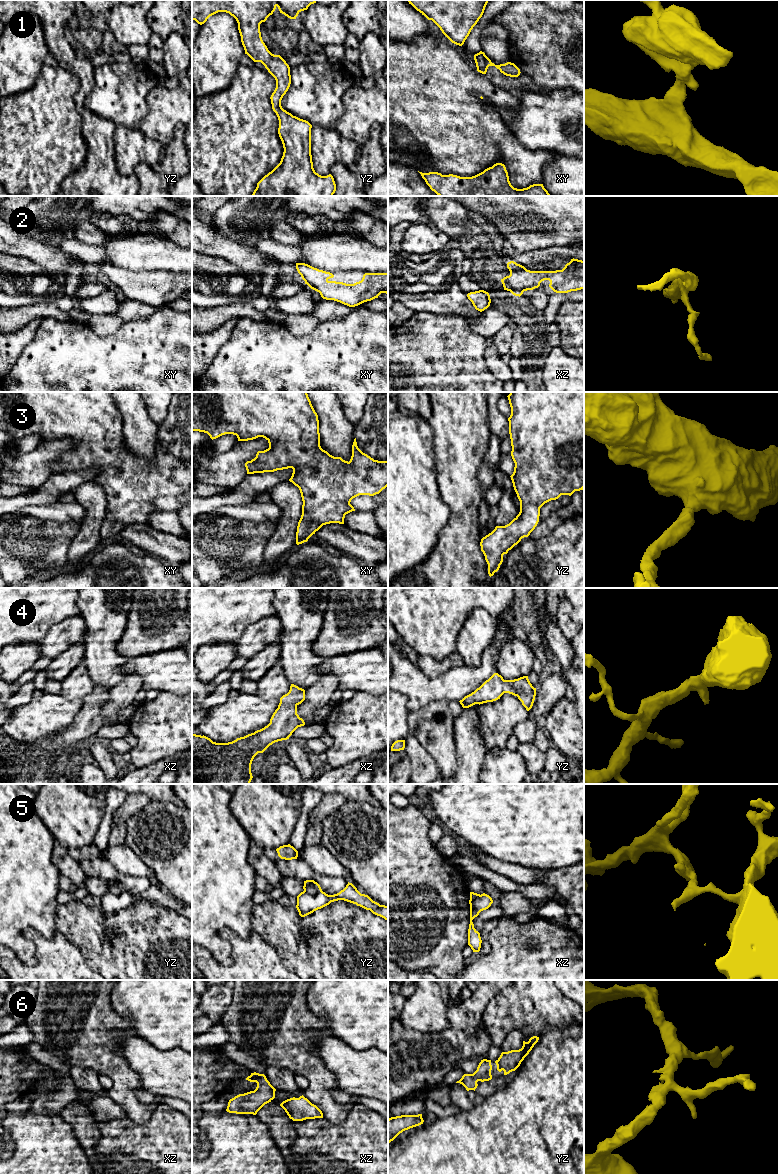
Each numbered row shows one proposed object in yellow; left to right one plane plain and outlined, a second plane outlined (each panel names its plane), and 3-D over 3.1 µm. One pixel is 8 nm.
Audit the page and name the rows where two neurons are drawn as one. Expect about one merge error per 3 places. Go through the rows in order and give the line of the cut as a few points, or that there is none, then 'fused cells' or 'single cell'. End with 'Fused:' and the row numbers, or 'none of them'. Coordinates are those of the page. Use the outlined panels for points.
1: no cut | single cell
2: no cut | single cell
3: no cut | single cell
4: no cut | single cell
5: xz (480, 895), (473, 902), (473, 906), (479, 912) | fused cells
6: no cut | single cell
Fused: 5

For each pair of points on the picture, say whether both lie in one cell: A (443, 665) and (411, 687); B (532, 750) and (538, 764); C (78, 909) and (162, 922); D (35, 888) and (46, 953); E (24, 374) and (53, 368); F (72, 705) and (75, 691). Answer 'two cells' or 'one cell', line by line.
A: two cells
B: one cell
C: one cell
D: two cells
E: one cell
F: two cells

